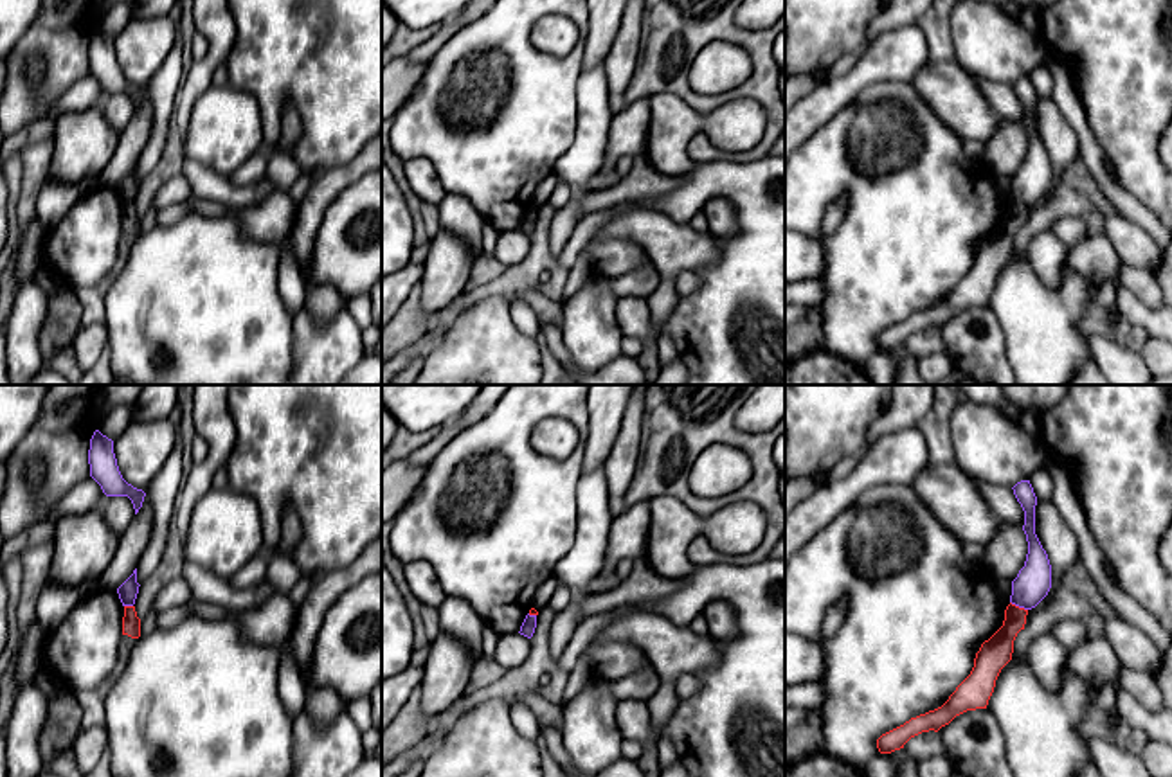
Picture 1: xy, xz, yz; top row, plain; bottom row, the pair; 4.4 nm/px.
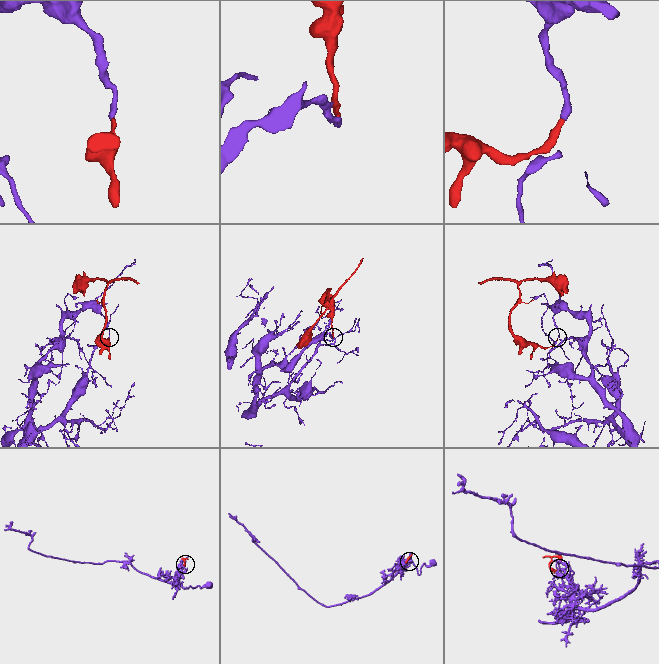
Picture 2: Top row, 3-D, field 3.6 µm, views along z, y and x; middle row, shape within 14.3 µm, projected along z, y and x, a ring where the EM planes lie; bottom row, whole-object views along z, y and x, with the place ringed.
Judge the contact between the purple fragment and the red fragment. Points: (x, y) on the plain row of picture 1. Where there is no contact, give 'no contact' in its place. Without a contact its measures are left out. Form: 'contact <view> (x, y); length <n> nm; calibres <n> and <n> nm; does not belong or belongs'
contact yz (1019, 204); length 90 nm; calibres 160 and 140 nm; does not belong

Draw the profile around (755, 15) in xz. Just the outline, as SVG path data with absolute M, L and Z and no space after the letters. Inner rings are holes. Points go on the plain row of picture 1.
M744 0L735 13L738 27L762 31L774 25L785 14L785 0Z

